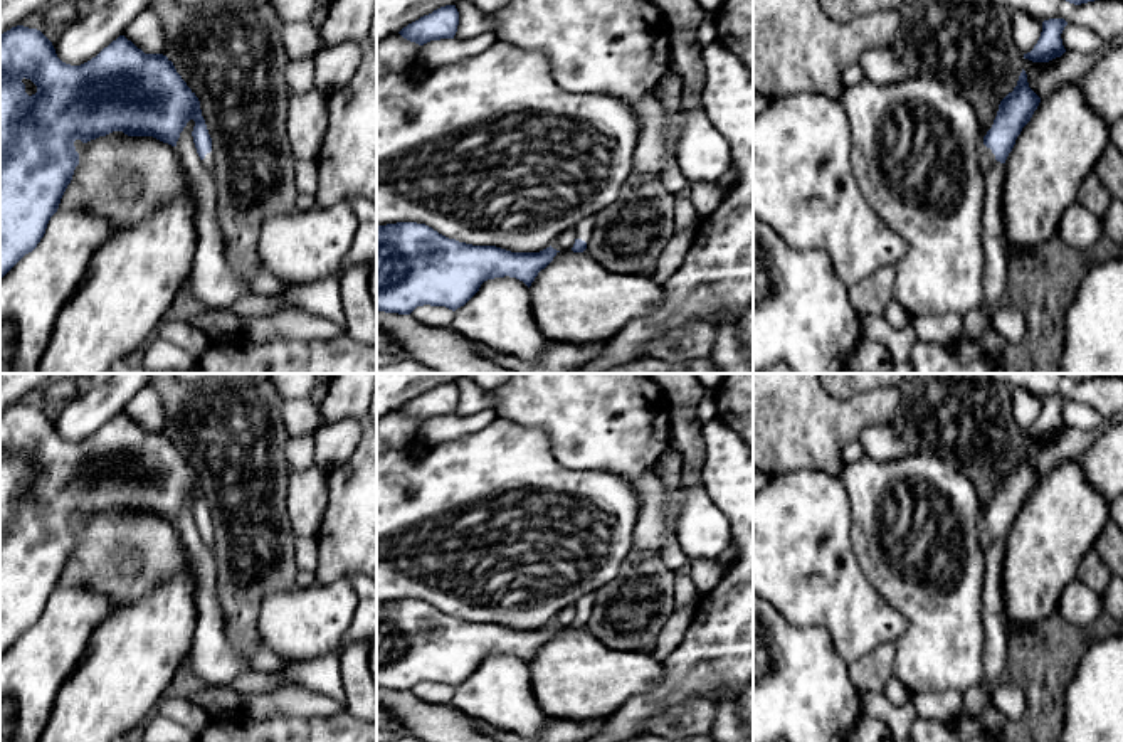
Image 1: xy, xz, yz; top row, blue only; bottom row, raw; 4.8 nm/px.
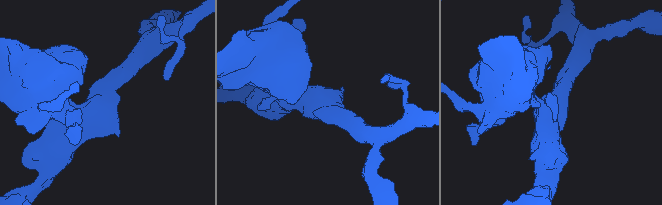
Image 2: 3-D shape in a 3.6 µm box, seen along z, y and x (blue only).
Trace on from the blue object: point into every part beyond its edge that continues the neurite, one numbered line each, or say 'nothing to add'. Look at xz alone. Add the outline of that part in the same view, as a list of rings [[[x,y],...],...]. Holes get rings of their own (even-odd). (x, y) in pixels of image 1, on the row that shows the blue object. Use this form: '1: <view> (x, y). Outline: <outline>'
1: xz (584, 229). Outline: [[[587,217],[577,224],[575,237],[588,244],[592,239],[592,231],[593,231],[593,217]]]

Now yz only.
1: yz (985, 157). Outline: [[[982,145],[980,150],[978,150],[978,162],[980,162],[980,168],[985,173],[990,170],[992,165],[997,163],[995,155],[985,145]]]

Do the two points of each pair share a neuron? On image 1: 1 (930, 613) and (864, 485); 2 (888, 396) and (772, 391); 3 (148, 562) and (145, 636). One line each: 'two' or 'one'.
1: one
2: one
3: two

